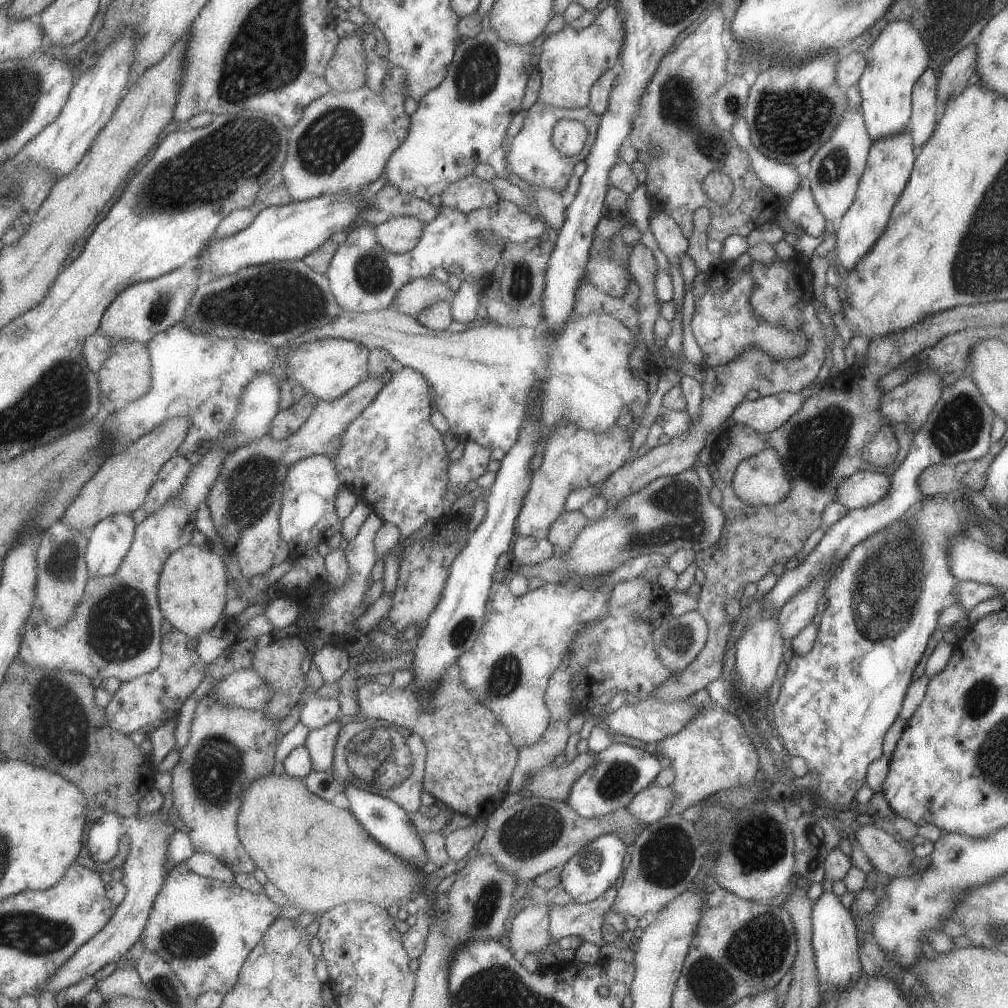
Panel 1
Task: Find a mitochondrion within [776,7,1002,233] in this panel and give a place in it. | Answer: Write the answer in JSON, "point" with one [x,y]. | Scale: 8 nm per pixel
{"point":[832,170]}

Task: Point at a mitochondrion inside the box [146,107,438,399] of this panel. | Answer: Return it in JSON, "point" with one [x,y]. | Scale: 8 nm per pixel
{"point":[271,303]}

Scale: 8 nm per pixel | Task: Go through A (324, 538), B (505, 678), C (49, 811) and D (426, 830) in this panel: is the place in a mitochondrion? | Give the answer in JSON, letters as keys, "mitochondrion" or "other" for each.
{"A":"other","B":"mitochondrion","C":"other","D":"other"}

